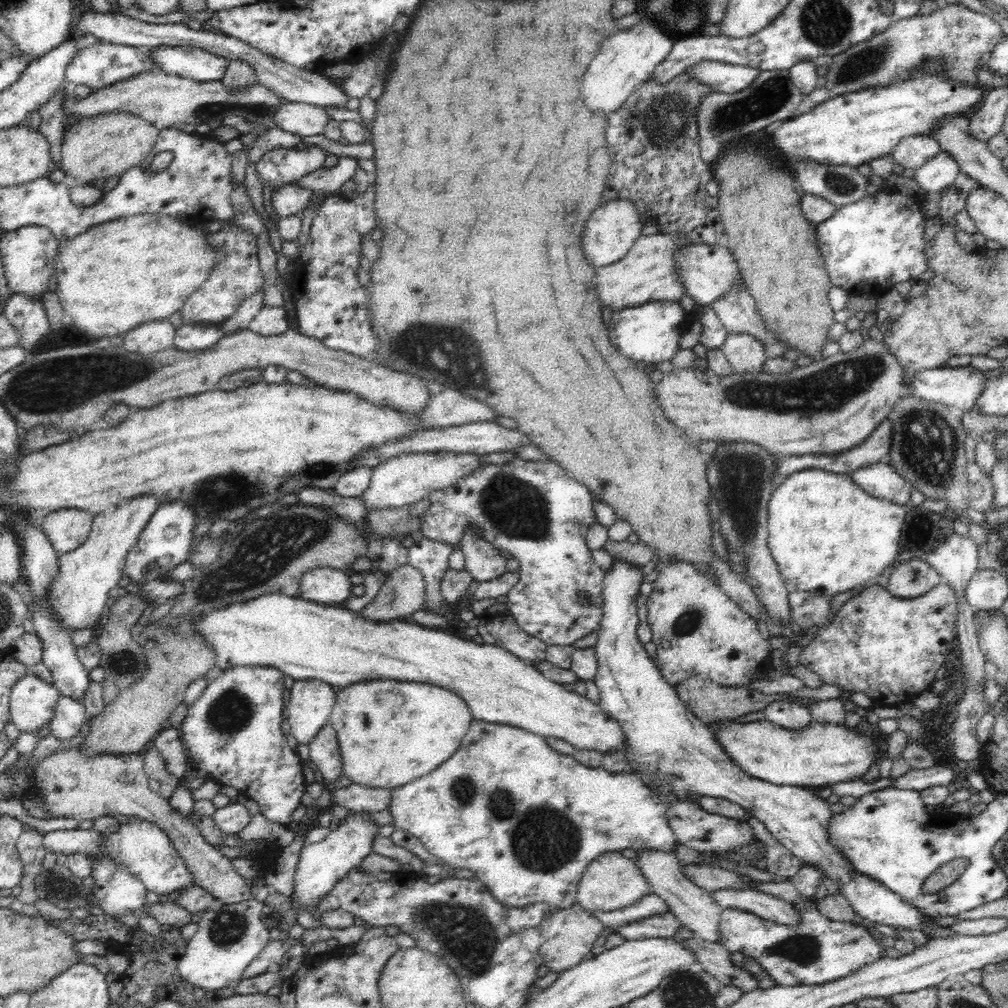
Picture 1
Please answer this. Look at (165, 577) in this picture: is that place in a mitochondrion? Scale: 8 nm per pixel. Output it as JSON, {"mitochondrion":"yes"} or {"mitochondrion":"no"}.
{"mitochondrion":"no"}

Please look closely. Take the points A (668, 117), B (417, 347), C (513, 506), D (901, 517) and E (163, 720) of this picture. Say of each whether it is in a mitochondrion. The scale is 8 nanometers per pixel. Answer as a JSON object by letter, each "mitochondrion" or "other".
{"A":"mitochondrion","B":"mitochondrion","C":"mitochondrion","D":"other","E":"other"}

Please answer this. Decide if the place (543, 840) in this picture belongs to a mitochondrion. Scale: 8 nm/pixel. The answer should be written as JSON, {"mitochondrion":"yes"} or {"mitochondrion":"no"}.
{"mitochondrion":"yes"}

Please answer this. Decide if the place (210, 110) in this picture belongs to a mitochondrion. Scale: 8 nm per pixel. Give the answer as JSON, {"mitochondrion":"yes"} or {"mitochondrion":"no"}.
{"mitochondrion":"yes"}

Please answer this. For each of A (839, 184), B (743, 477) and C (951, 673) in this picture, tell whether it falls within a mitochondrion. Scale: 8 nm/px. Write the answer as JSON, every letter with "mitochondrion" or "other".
{"A":"mitochondrion","B":"mitochondrion","C":"other"}

